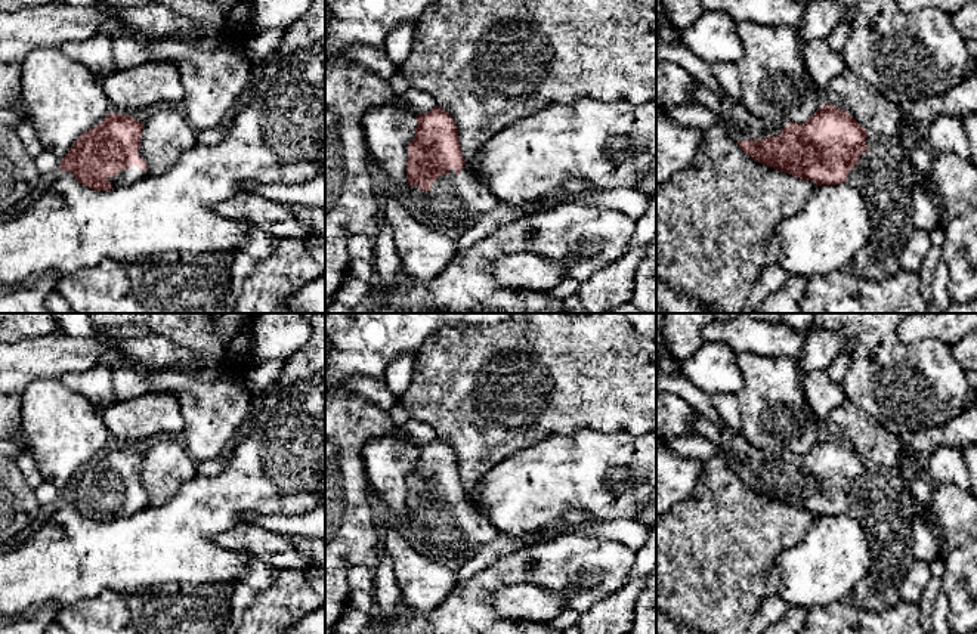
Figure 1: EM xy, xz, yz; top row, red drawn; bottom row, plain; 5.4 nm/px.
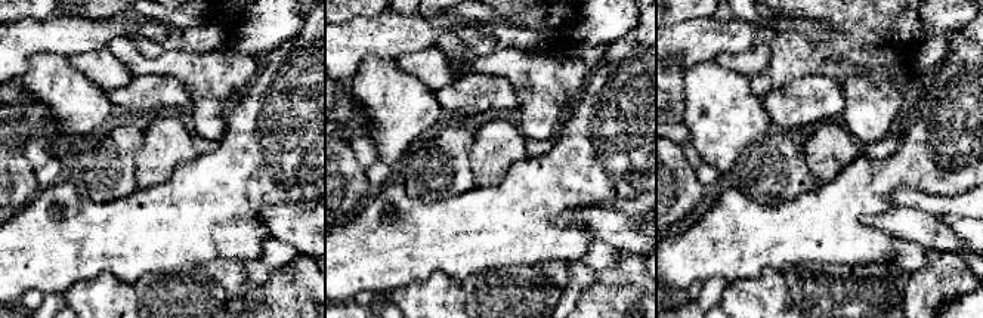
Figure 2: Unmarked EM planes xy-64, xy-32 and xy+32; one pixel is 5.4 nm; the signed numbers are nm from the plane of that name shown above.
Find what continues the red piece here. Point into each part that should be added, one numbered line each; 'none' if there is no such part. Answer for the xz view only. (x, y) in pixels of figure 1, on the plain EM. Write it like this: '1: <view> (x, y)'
1: xz (454, 535)

